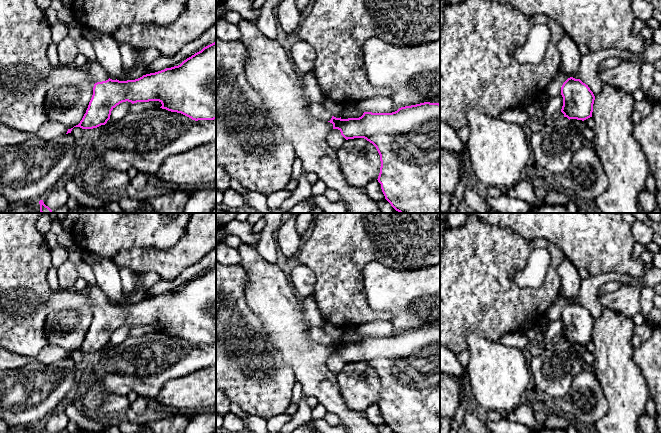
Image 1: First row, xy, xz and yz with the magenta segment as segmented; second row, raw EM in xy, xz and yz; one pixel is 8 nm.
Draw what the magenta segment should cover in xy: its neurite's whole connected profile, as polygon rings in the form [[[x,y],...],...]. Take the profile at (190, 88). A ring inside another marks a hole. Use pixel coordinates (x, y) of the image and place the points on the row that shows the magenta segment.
[[[216,42],[204,47],[201,51],[187,58],[178,66],[146,74],[135,80],[119,81],[117,79],[110,79],[109,74],[98,60],[95,62],[87,62],[86,69],[88,78],[94,85],[93,95],[82,120],[74,127],[93,129],[105,125],[110,119],[111,111],[117,105],[126,101],[132,104],[137,102],[159,101],[162,104],[160,108],[181,113],[195,121],[216,119]]]

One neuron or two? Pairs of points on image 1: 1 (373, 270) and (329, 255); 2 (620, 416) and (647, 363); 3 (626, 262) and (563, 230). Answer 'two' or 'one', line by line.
1: two
2: two
3: one

